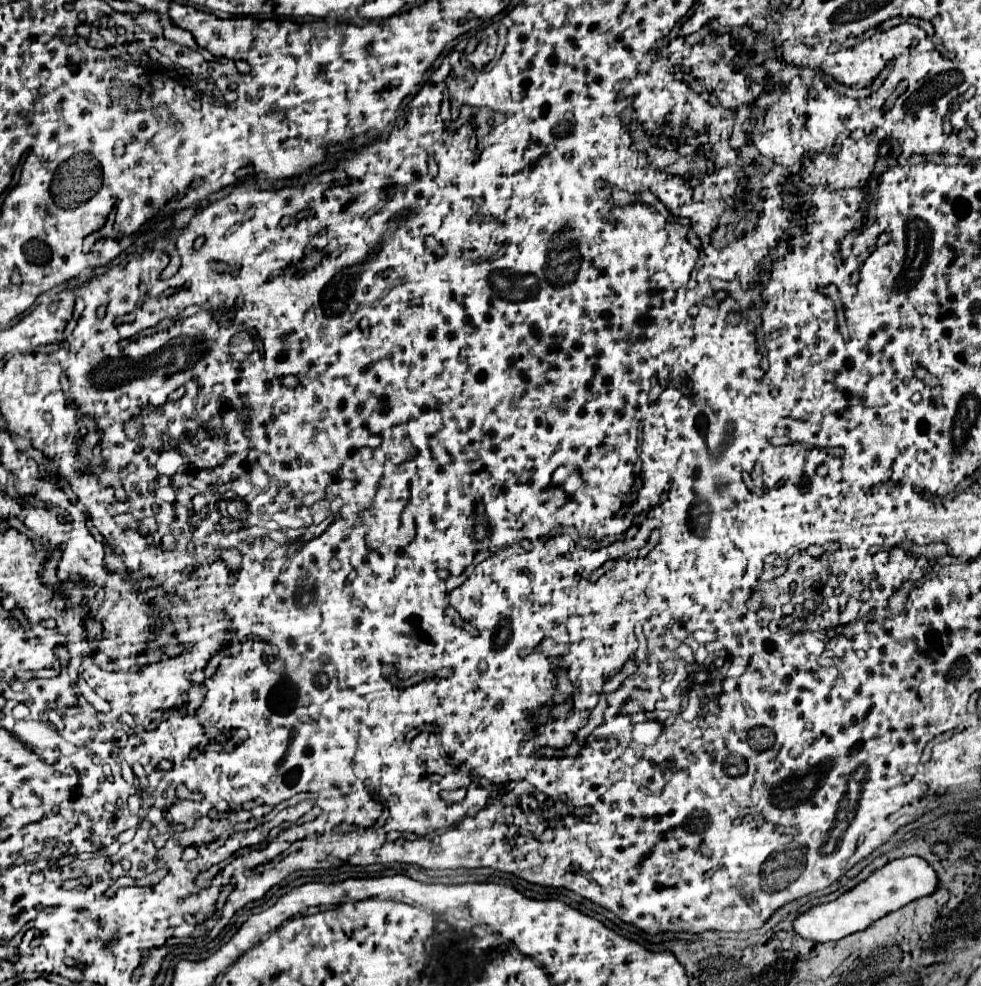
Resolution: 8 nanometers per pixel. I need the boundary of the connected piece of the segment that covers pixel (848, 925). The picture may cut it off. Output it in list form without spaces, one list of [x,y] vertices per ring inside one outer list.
[[[922,857],[894,859],[894,861],[888,861],[884,867],[876,869],[868,879],[858,883],[854,889],[842,893],[838,899],[816,905],[816,907],[808,909],[806,913],[798,915],[792,923],[792,927],[804,939],[838,941],[854,931],[866,929],[872,921],[884,917],[886,913],[896,911],[918,897],[930,895],[936,885],[938,885],[938,877],[926,859],[922,859]]]

